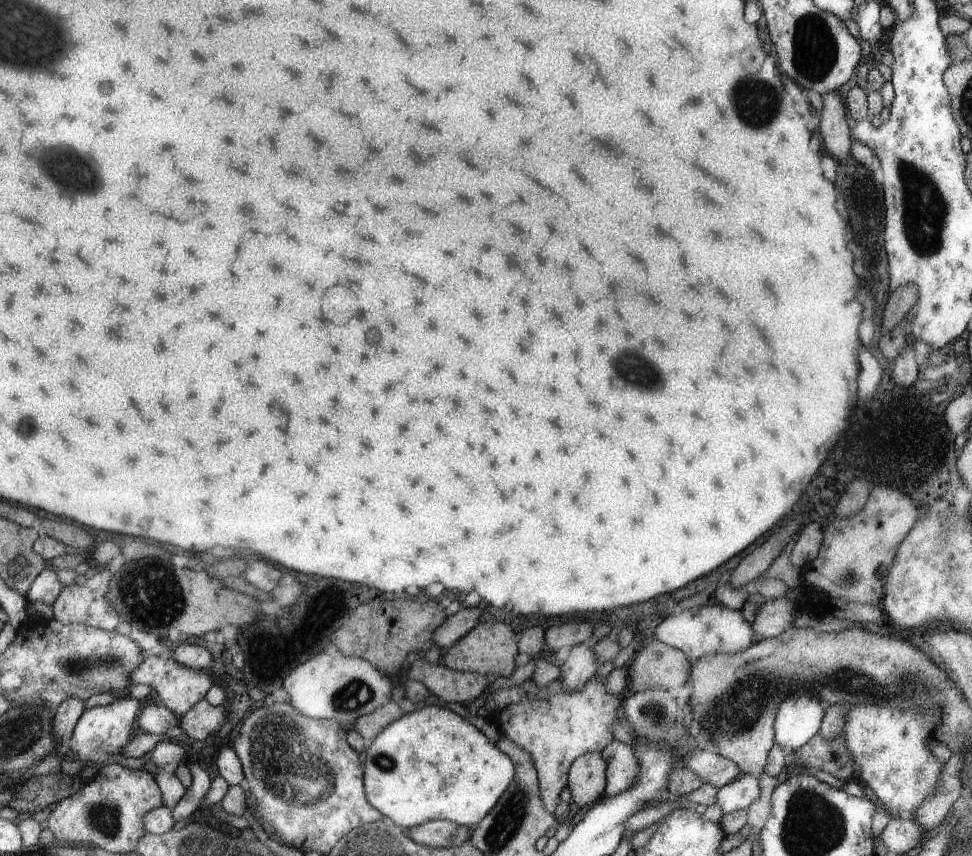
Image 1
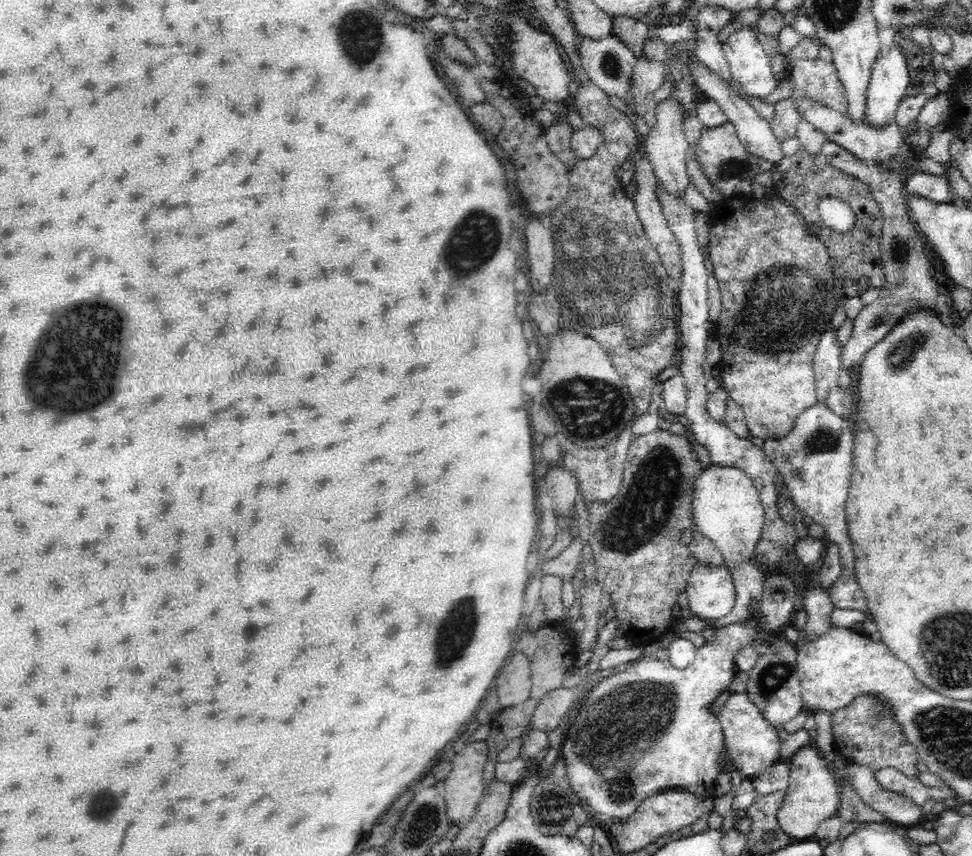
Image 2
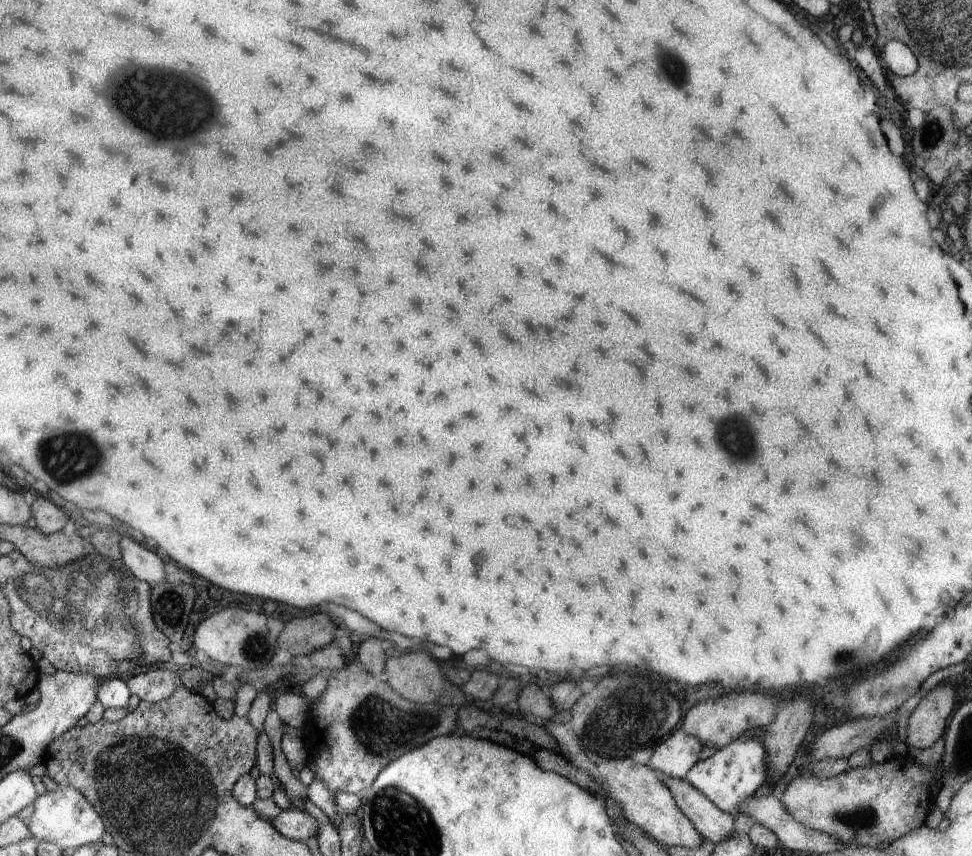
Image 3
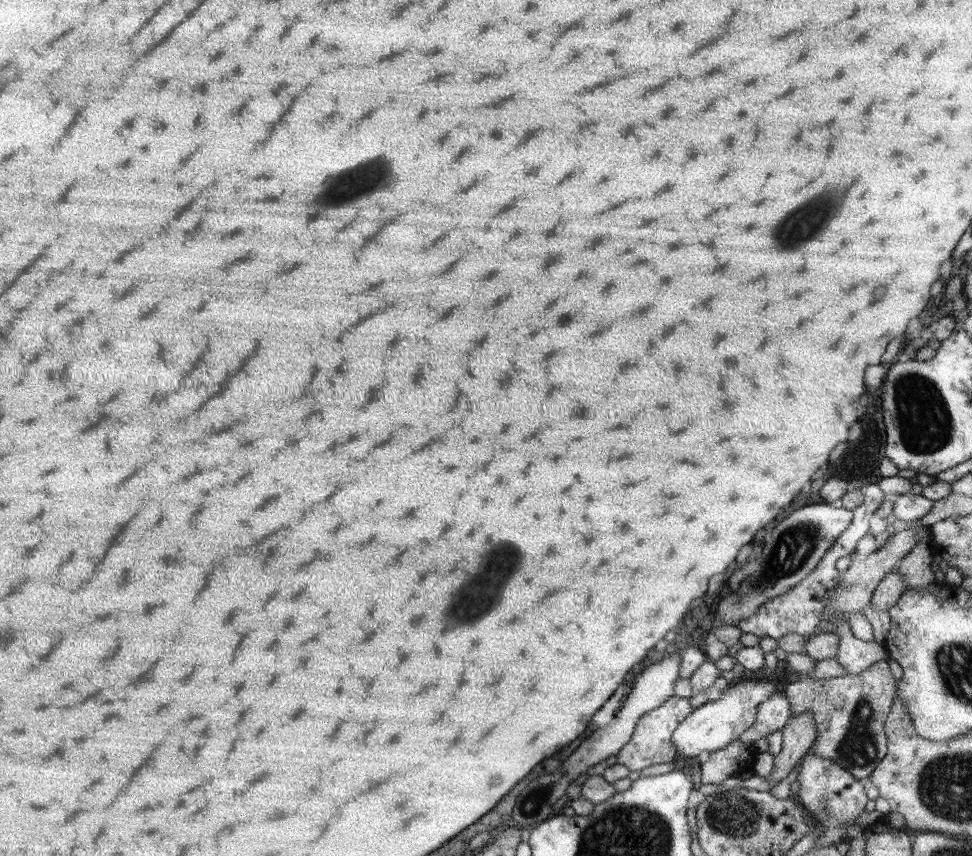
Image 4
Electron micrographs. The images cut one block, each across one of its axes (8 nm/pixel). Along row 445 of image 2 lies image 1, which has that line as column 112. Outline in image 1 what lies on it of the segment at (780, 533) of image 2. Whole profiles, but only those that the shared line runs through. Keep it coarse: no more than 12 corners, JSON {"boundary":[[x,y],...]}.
{"boundary":[[113,696],[85,710],[67,758],[85,766],[131,740],[141,702]]}

